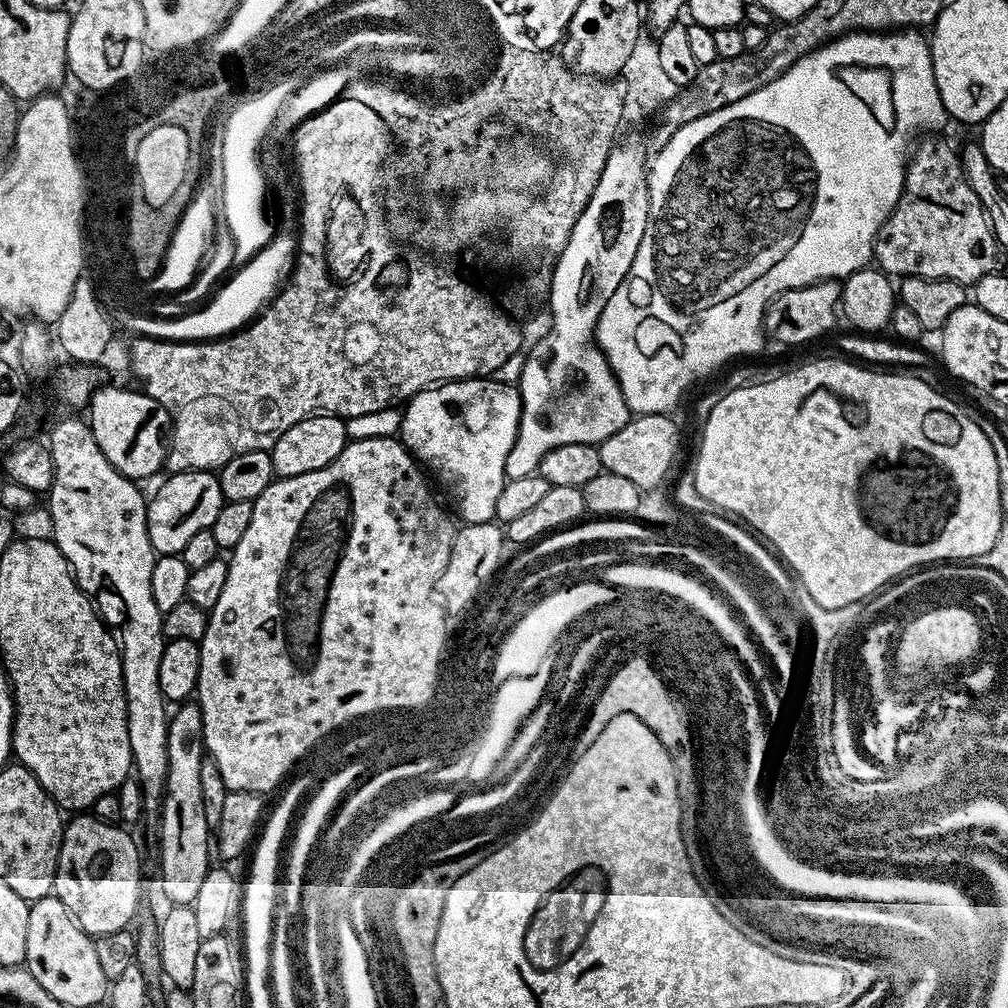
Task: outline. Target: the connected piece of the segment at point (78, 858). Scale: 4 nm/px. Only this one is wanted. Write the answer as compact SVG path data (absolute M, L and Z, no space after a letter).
M80 814L77 820L72 820L63 825L62 839L60 842L60 856L56 860L56 886L54 889L54 895L63 902L66 906L66 910L76 919L76 924L89 936L95 938L102 934L114 934L118 930L128 928L131 925L131 920L137 919L136 907L140 904L140 852L136 849L136 844L123 832L123 827L117 826L115 823L107 820L98 820L95 815L92 814Z

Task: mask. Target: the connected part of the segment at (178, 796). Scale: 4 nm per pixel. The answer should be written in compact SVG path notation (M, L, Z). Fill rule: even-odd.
M184 702L171 713L168 722L168 773L164 805L160 807L160 884L173 905L191 905L198 898L202 878L210 867L210 829L202 814L202 758L206 754L204 727L199 703Z

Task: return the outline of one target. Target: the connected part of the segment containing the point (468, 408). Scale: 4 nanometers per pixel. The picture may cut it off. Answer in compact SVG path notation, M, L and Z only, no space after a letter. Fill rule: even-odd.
M473 378L471 380L450 380L431 388L423 388L403 405L400 417L399 439L405 448L433 477L444 483L444 488L453 496L451 507L463 523L490 523L496 520L498 494L506 479L506 454L516 441L520 429L520 390L515 383L495 378Z

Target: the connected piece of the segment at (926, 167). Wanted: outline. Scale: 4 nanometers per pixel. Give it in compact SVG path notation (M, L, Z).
M928 134L920 145L915 145L904 170L902 194L876 236L874 260L880 271L892 278L921 276L931 280L953 280L971 286L978 278L1001 271L1002 253L992 233L988 214L982 202L978 202L978 194L974 194L974 190L970 190L970 182L966 182L959 151L940 138L939 135Z

